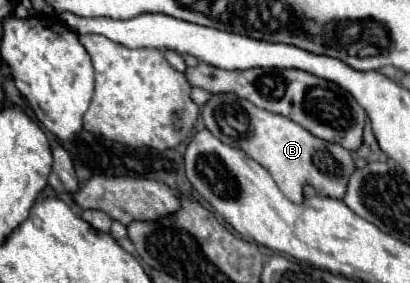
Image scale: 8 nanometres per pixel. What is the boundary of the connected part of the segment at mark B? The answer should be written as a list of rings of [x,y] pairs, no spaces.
[[[229,93],[211,95],[211,99],[201,109],[201,117],[205,127],[217,139],[221,139],[231,147],[243,149],[249,157],[253,157],[259,165],[263,165],[271,173],[281,193],[293,203],[301,203],[303,199],[301,187],[305,183],[313,185],[317,193],[325,197],[341,199],[347,181],[355,171],[351,153],[345,151],[341,145],[317,139],[301,125],[293,123],[291,119],[259,109],[247,99],[239,99],[237,95],[229,95]]]

